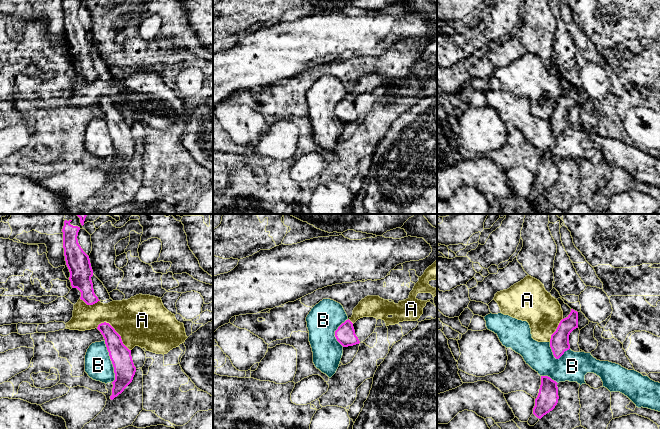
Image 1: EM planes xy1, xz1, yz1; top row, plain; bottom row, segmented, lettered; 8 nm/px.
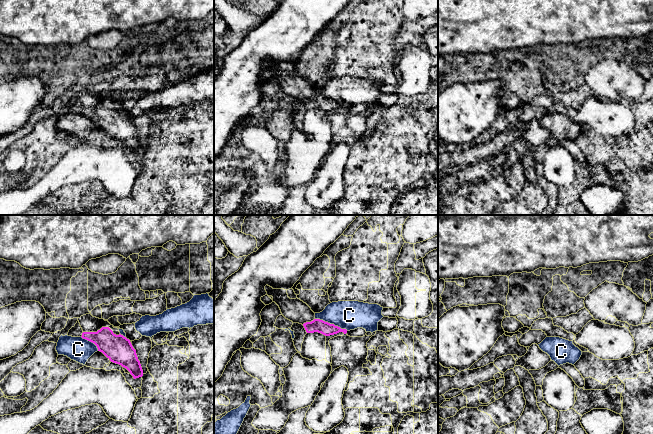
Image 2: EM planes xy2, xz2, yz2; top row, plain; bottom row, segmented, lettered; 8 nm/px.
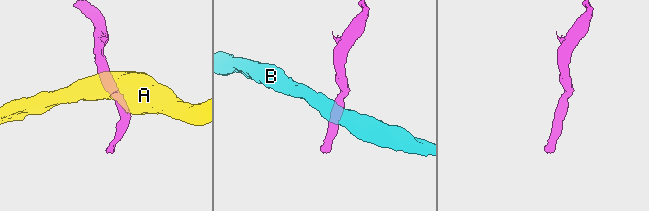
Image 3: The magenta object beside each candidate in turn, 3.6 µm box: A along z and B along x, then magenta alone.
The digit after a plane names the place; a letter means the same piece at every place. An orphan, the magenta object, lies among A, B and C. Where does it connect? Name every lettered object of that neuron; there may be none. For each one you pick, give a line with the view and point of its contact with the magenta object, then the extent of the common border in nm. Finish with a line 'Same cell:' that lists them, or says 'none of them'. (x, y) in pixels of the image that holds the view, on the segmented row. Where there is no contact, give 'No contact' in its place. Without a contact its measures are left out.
Same cell: none of them

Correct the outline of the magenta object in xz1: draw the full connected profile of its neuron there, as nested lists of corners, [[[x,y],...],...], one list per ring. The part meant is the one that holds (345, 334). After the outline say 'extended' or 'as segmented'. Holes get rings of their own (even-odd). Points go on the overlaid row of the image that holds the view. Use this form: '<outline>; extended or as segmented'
[[[349,319],[338,327],[335,331],[335,337],[343,347],[353,346],[360,343],[355,334],[353,323]]]; as segmented

